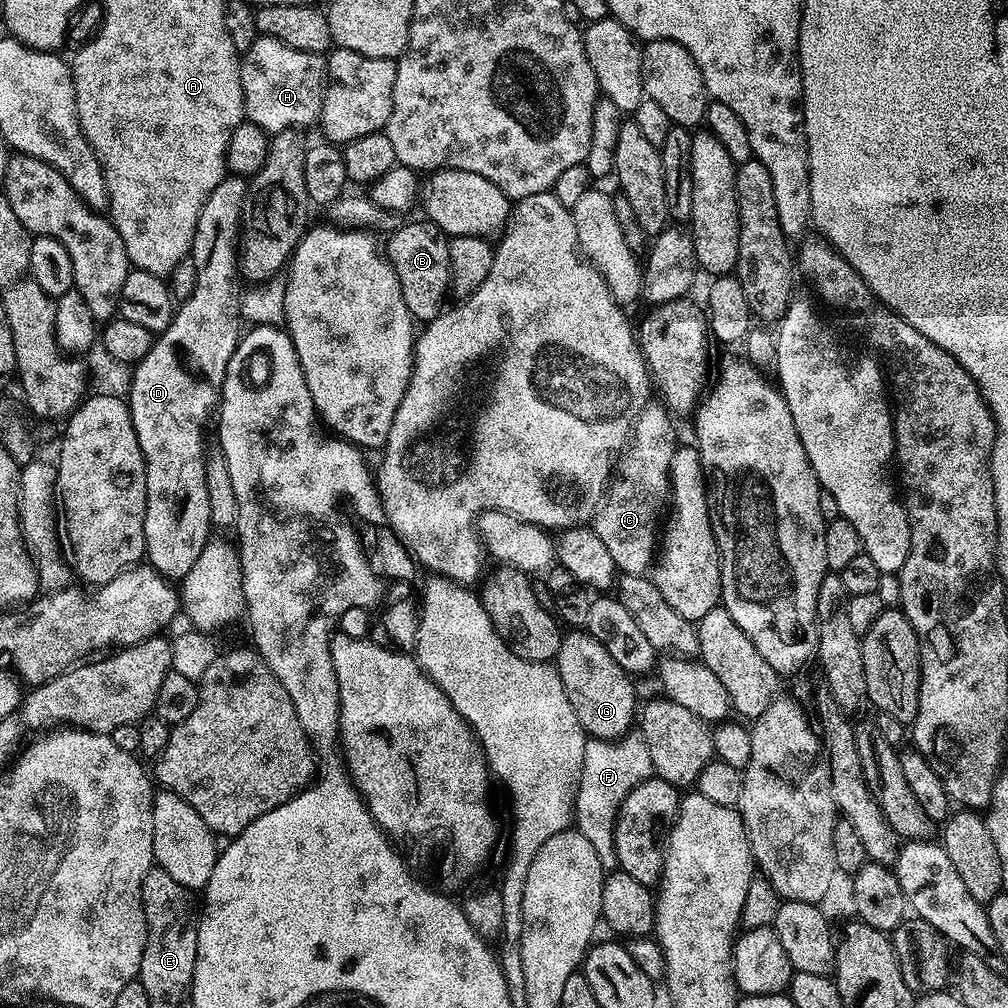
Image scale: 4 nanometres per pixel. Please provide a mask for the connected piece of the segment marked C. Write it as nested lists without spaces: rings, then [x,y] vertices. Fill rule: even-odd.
[[[650,406],[645,409],[636,424],[630,451],[619,465],[618,479],[602,510],[596,513],[594,531],[598,538],[602,538],[606,550],[610,550],[610,558],[614,558],[617,569],[625,576],[645,575],[651,569],[658,552],[660,511],[663,508],[665,511],[670,500],[670,458],[678,447],[676,436],[672,433],[671,419],[673,420],[673,417],[663,406]]]

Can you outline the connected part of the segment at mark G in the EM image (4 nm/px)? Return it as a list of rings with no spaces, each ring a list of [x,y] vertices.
[[[586,630],[565,631],[554,667],[556,673],[562,678],[562,686],[570,698],[570,706],[574,706],[574,714],[578,714],[578,722],[591,739],[616,742],[629,735],[627,732],[632,728],[632,719],[635,716],[637,719],[638,716],[638,699],[635,694],[634,680],[630,673],[622,670],[622,666],[618,666],[618,662],[614,662],[614,658],[610,658],[610,650],[606,650],[602,642],[598,642]]]

